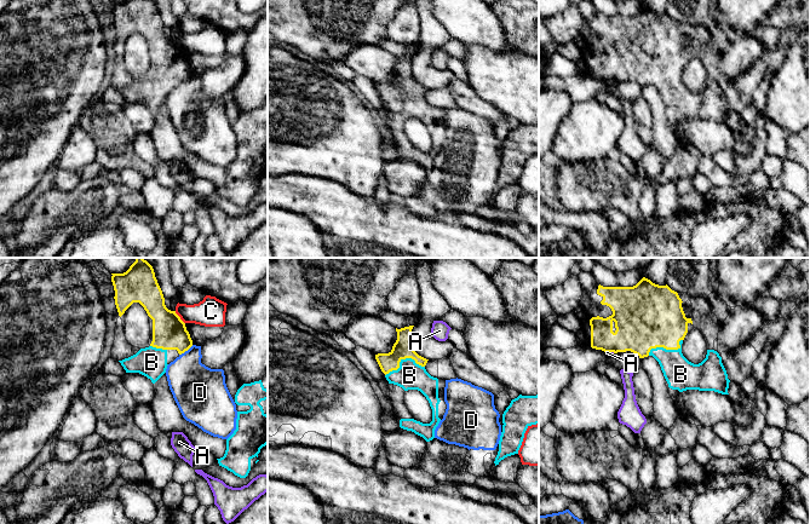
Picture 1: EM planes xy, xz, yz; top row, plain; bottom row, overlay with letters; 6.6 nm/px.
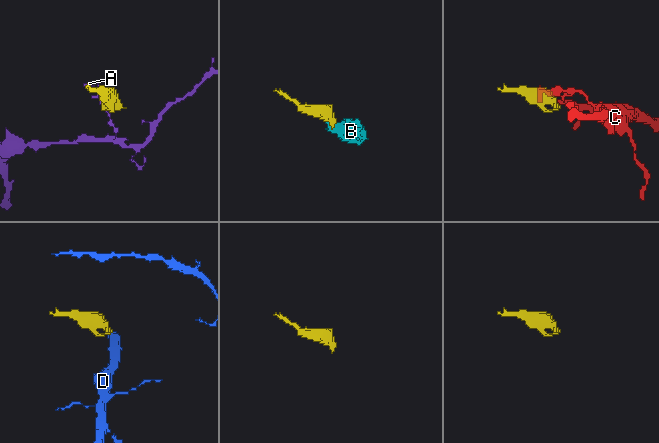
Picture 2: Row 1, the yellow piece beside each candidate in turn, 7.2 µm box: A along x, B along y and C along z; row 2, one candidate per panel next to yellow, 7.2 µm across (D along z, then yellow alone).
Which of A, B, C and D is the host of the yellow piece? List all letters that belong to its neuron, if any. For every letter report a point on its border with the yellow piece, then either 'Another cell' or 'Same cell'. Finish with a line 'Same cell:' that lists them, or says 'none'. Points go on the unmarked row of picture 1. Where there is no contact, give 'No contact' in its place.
A: Touches yellow at yz (610, 80). Another cell
B: Touches yellow at xz (402, 87). Same cell
C: Touches yellow at xy (179, 46). Another cell
D: Touches yellow at xy (185, 79). Another cell
Same cell: B

